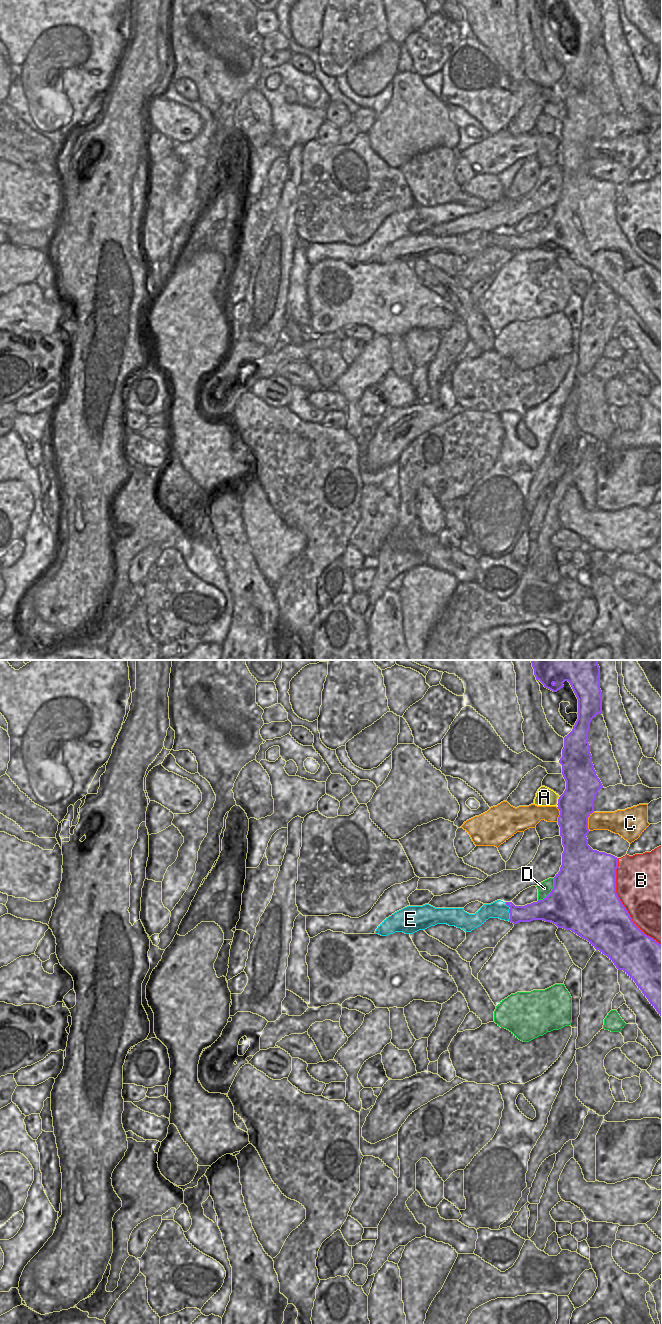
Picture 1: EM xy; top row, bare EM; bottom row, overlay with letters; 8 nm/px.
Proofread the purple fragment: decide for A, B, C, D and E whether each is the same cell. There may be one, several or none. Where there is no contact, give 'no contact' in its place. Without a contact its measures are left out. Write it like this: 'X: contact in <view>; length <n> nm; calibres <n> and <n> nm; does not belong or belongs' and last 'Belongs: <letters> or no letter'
A: contact in xy; length 80 nm; calibres 280 and 140 nm; does not belong
B: contact in xy; length 800 nm; calibres 460 and 500 nm; does not belong
C: contact in xy; length 170 nm; calibres 280 and 190 nm; does not belong
D: contact in xy; length 220 nm; calibres 500 and 110 nm; does not belong
E: contact in xy; length 160 nm; calibres 160 and 140 nm; belongs
Belongs: E

